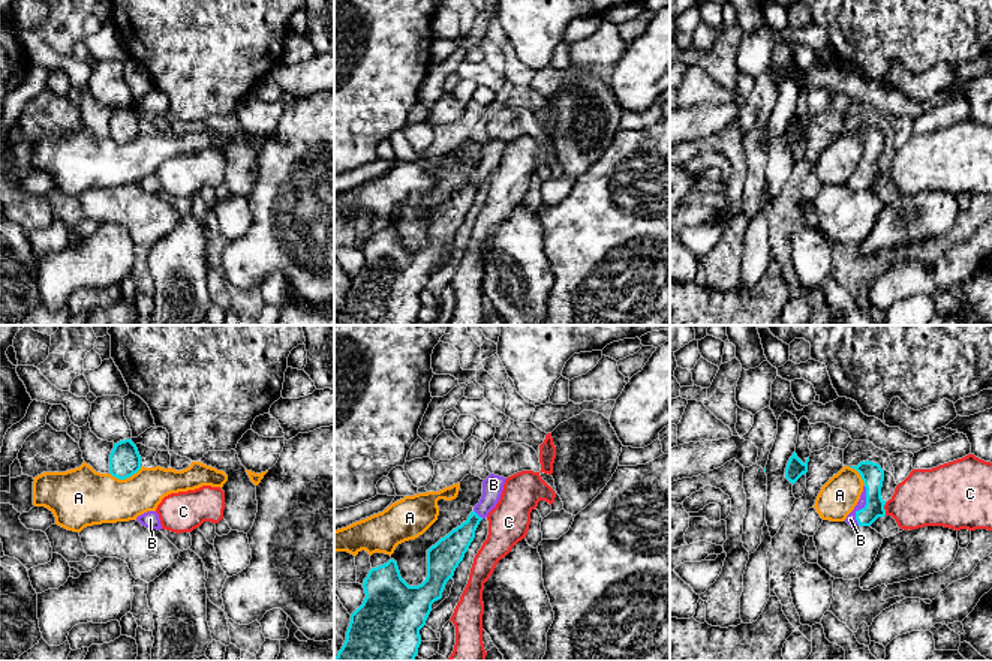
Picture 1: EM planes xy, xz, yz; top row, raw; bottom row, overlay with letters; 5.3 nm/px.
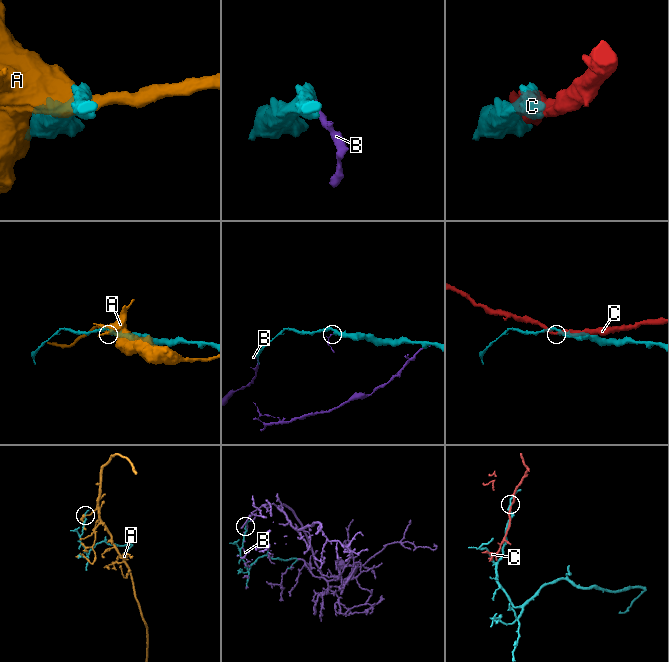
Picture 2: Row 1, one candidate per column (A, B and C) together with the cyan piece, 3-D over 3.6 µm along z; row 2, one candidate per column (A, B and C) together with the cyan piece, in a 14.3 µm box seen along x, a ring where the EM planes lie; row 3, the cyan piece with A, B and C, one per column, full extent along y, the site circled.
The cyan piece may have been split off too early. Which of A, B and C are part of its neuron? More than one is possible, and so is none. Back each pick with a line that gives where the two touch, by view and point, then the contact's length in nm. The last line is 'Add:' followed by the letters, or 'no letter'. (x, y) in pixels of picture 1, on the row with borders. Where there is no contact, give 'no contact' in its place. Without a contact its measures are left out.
B: contact yz (865, 505); length 220 nm
Add: B

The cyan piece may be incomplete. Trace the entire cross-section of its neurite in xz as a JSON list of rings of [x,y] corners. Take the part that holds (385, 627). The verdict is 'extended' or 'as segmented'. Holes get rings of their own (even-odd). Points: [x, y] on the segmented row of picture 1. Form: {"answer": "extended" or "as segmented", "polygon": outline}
{"answer": "extended", "polygon": [[[490,474],[483,481],[483,496],[474,507],[468,520],[453,529],[427,550],[427,577],[418,586],[409,586],[400,576],[397,562],[390,559],[387,564],[372,568],[364,579],[363,588],[366,598],[351,615],[346,640],[337,652],[336,661],[414,661],[421,645],[420,630],[432,612],[432,604],[442,598],[442,592],[456,568],[463,561],[475,531],[483,519],[496,507],[500,499],[503,477]]]}

